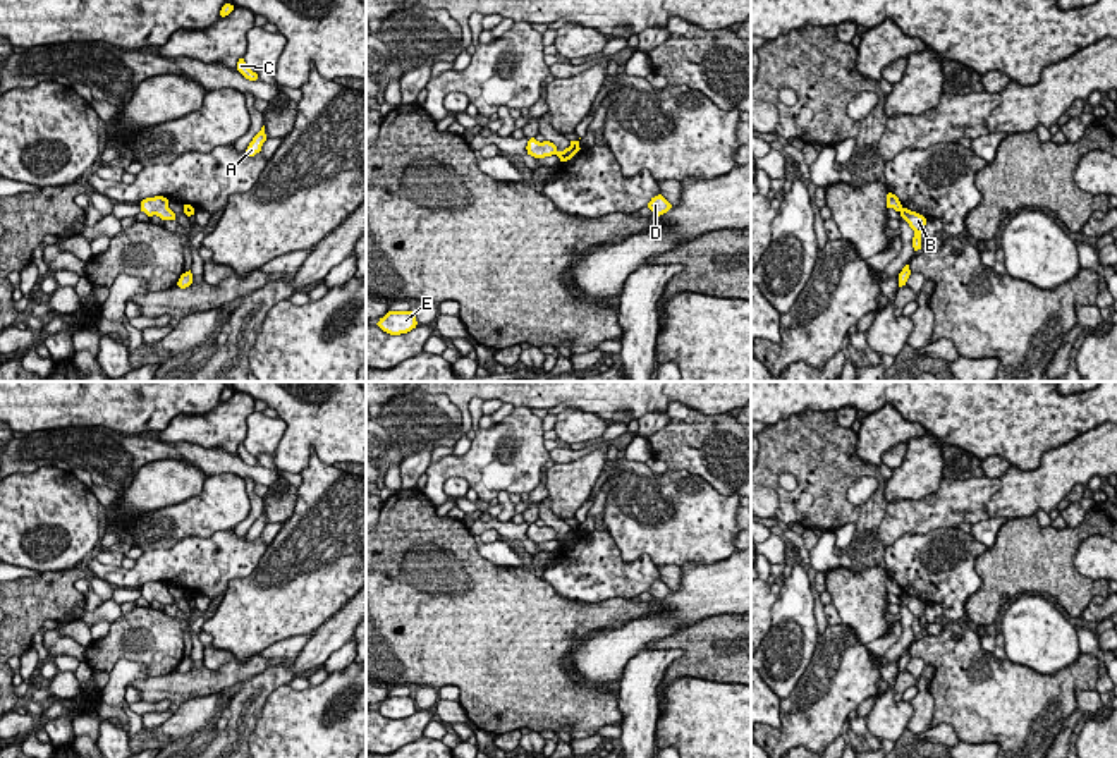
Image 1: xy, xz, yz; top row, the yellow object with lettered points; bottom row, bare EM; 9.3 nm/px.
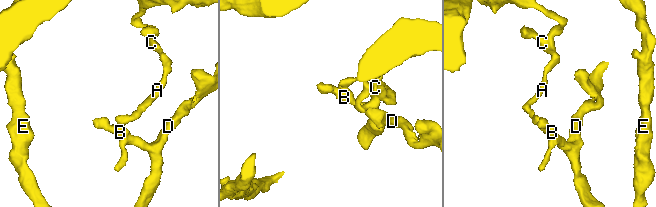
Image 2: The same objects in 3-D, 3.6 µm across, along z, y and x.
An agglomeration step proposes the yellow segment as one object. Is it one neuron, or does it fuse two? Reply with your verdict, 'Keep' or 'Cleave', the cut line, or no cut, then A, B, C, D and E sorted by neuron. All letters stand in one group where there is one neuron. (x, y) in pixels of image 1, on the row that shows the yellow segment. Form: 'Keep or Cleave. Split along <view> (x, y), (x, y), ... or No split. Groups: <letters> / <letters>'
Cleave. Split along xy (184, 207), (193, 210). Groups: A C E / B D

